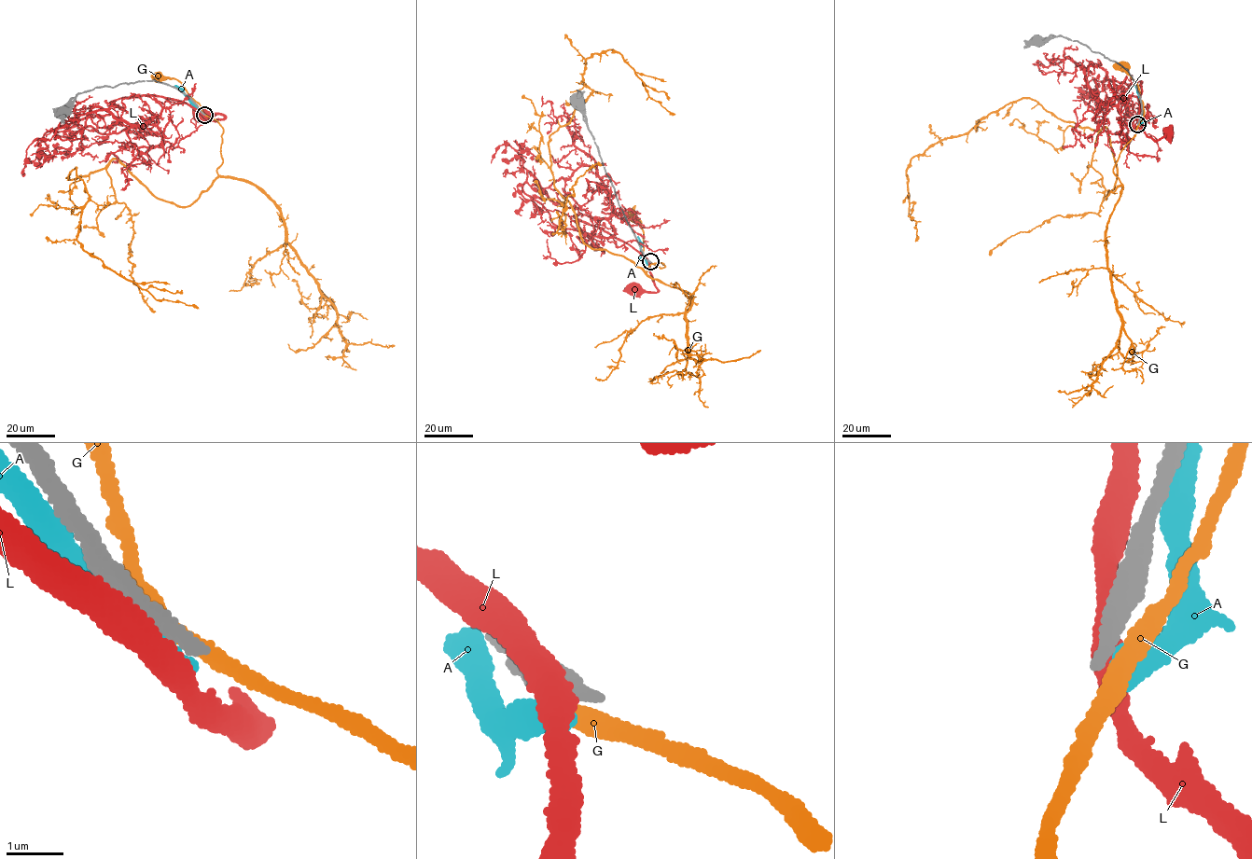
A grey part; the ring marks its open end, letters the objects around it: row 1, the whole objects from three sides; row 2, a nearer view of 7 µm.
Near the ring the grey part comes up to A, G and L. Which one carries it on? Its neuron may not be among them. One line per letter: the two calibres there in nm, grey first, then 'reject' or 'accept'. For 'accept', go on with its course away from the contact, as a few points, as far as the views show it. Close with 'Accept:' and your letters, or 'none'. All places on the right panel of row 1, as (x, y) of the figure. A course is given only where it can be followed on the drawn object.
A: 360 nm thick on the grey side, 440 nm on the other; reject
G: 360 nm thick on the grey side, 280 nm on the other; reject
L: 400 nm thick on the grey side, 400 nm on the other; reject
Accept: none

